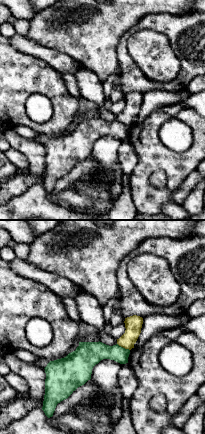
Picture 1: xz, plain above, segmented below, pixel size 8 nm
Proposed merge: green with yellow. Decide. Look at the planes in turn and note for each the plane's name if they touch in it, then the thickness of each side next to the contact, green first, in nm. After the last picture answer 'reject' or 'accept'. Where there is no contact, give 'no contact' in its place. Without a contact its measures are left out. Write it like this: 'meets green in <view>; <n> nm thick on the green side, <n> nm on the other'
meets green in xz; 180 nm thick on the green side, 140 nm on the other

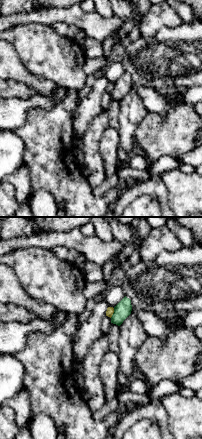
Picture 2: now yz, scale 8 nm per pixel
meets green in yz; 140 nm thick on the green side, 60 nm on the other

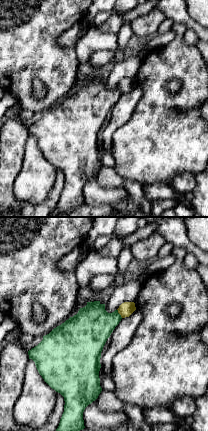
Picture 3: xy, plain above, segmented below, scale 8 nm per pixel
meets green in xy; 320 nm thick on the green side, 110 nm on the other

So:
reject

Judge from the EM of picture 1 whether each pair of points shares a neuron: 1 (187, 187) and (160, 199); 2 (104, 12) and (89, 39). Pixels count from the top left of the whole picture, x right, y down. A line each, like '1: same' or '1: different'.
1: different
2: same

